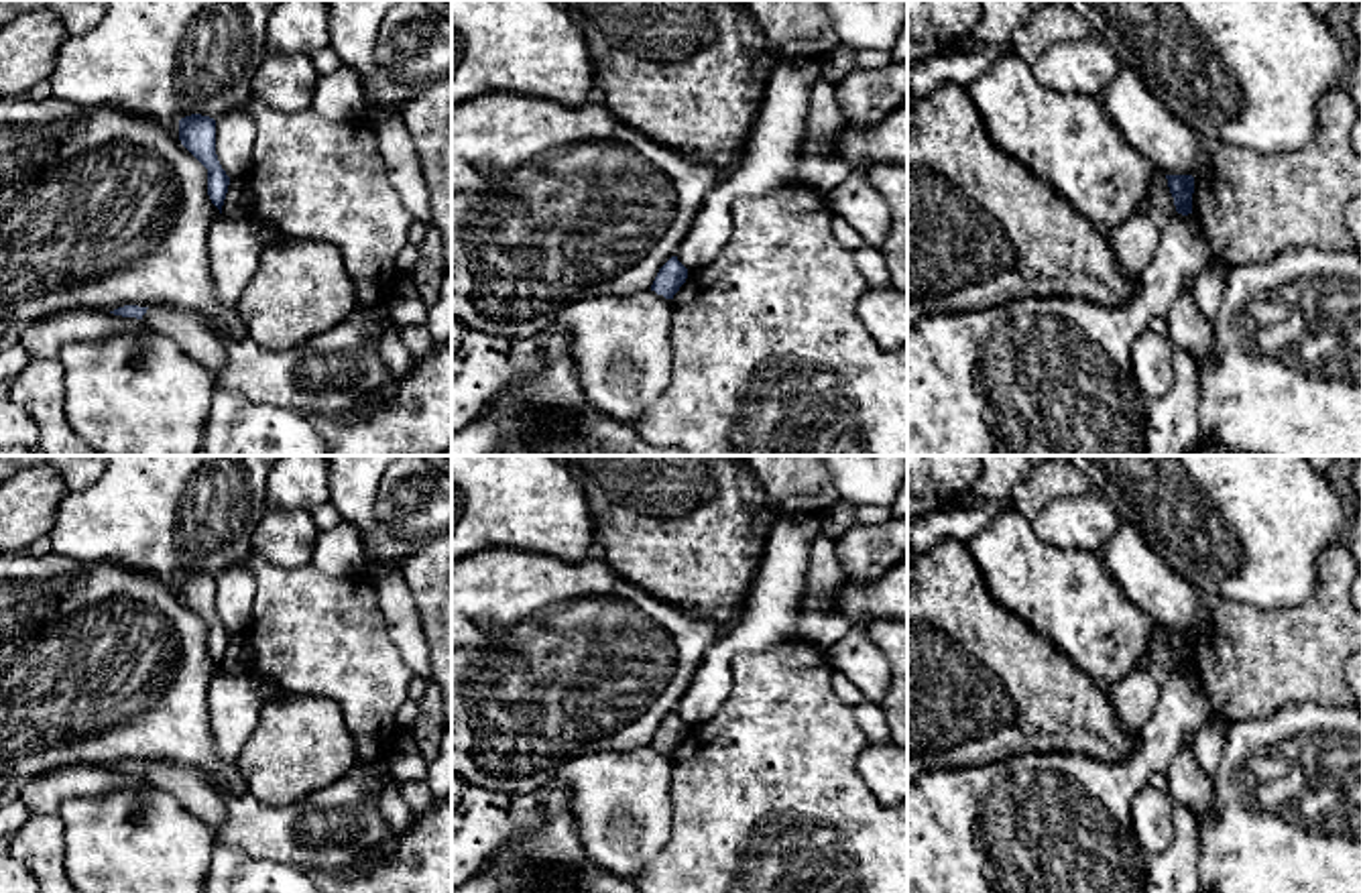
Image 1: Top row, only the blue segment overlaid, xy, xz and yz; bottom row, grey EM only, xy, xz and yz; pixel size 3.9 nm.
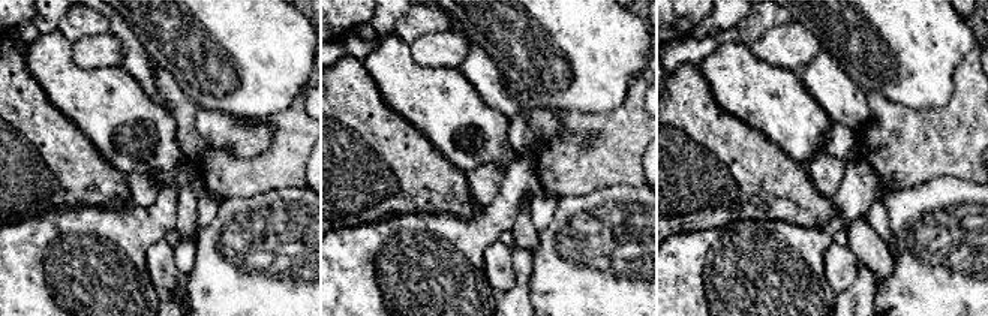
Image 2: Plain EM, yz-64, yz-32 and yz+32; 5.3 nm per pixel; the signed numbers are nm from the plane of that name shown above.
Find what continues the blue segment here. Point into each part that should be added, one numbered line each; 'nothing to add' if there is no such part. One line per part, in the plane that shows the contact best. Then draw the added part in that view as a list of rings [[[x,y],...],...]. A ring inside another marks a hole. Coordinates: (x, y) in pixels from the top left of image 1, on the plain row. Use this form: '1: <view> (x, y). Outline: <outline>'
nothing to add

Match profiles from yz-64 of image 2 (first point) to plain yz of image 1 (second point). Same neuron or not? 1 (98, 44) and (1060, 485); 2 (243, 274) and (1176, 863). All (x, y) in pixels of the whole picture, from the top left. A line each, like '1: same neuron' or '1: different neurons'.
1: different neurons
2: different neurons

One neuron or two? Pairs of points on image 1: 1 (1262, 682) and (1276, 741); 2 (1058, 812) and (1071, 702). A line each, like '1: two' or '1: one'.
1: two
2: two

